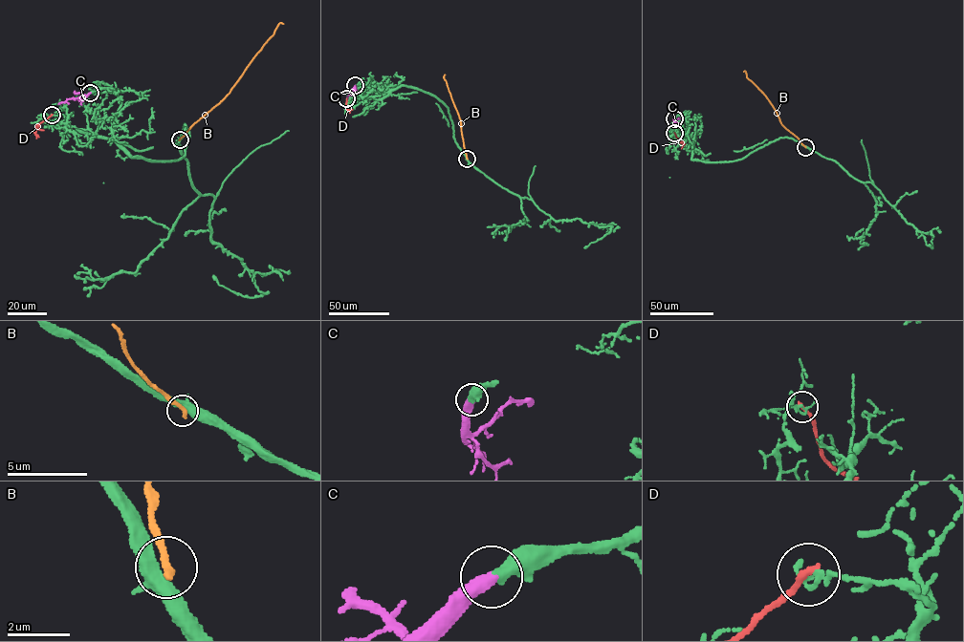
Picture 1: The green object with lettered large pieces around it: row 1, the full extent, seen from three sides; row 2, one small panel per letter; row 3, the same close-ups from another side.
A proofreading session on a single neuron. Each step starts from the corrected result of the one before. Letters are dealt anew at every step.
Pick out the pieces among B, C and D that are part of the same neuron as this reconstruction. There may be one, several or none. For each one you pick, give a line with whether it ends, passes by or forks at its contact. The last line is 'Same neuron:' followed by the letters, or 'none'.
C: it ends there
Same neuron: C

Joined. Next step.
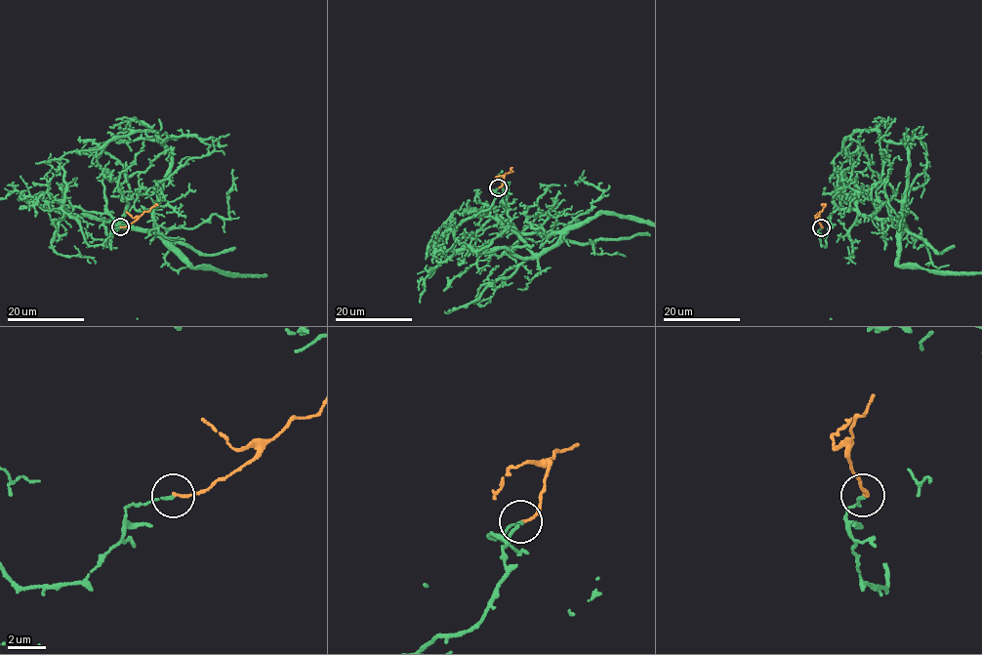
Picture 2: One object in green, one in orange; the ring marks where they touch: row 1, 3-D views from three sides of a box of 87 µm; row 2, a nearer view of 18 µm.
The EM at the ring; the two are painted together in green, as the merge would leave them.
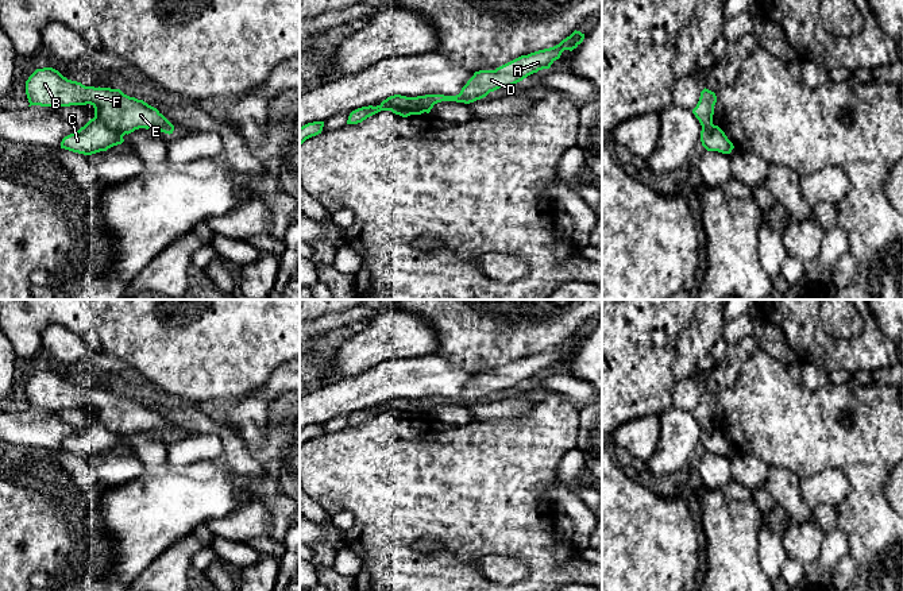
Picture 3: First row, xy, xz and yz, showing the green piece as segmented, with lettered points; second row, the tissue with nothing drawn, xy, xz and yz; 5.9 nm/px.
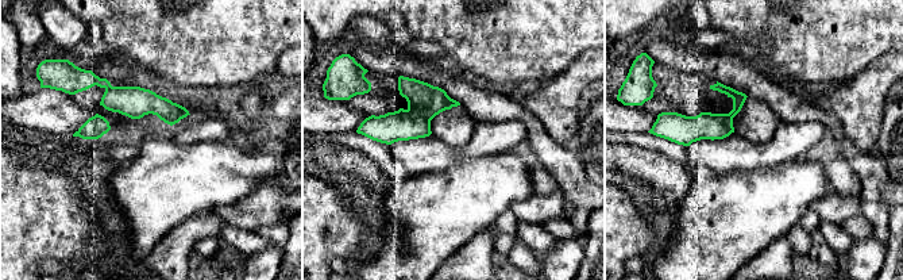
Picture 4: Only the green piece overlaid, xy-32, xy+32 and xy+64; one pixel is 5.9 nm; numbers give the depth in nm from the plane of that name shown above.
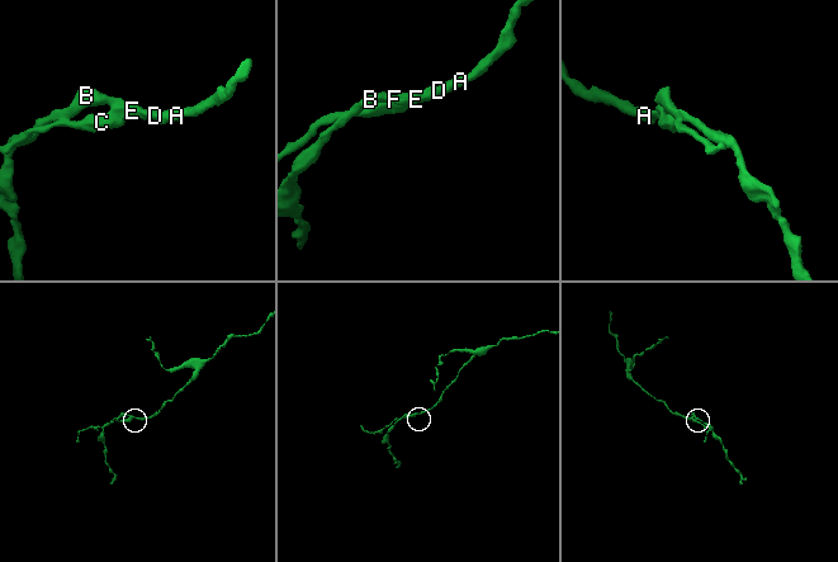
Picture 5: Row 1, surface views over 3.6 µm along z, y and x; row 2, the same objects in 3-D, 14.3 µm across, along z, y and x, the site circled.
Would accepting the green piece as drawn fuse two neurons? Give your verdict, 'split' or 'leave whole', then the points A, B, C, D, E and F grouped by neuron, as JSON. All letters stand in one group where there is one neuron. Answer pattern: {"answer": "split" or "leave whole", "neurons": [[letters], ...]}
{"answer": "split", "neurons": [["A", "B", "D", "E", "F"], ["C"]]}

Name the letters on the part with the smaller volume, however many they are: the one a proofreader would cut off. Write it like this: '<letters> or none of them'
C

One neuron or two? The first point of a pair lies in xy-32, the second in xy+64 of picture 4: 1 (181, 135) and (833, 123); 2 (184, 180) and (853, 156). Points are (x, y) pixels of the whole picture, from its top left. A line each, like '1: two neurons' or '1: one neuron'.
1: two neurons
2: two neurons

